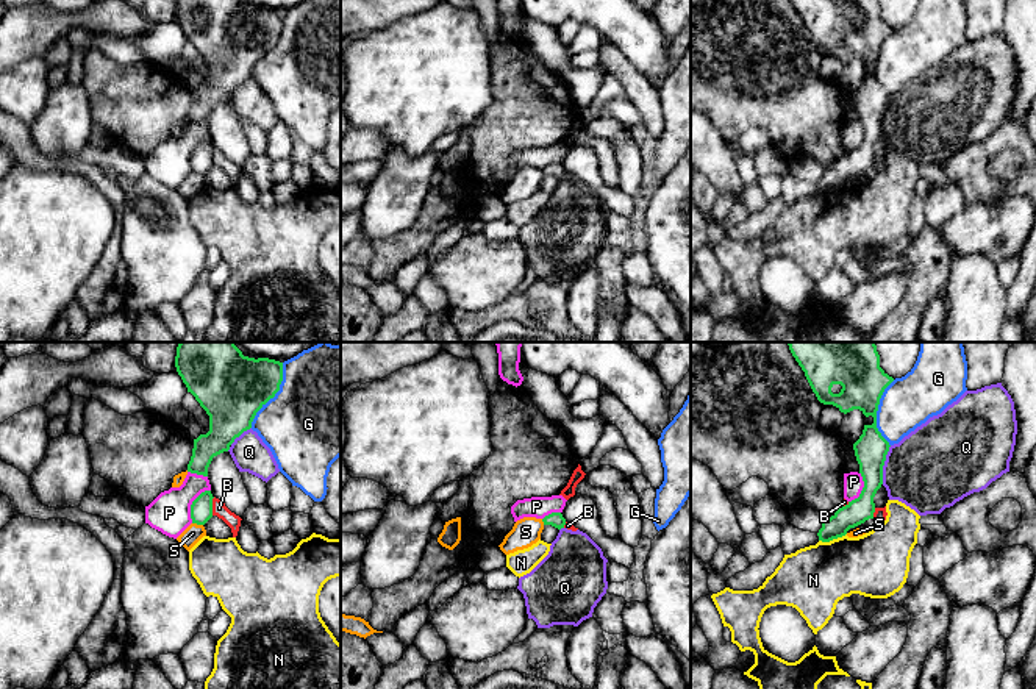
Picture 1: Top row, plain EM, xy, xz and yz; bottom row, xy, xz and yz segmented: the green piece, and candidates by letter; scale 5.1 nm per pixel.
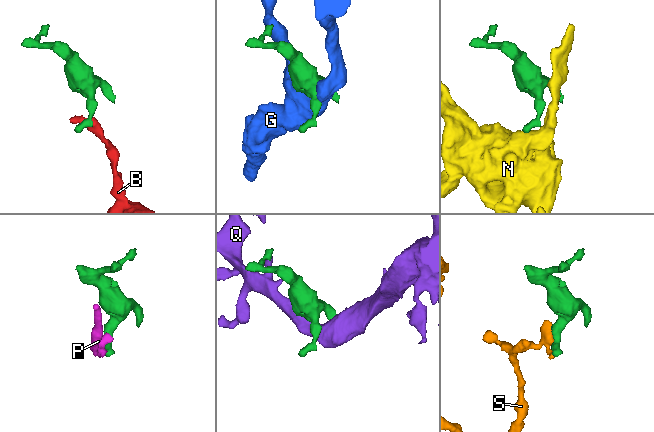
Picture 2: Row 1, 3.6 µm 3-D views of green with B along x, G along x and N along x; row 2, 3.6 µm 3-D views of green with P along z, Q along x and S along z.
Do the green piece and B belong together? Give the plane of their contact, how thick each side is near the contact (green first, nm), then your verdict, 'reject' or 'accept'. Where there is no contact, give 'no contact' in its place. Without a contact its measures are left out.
meets green in xy; 110 nm thick on the green side, 70 nm on the other; reject

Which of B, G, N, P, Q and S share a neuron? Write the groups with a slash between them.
B / G / N / P / Q / S

